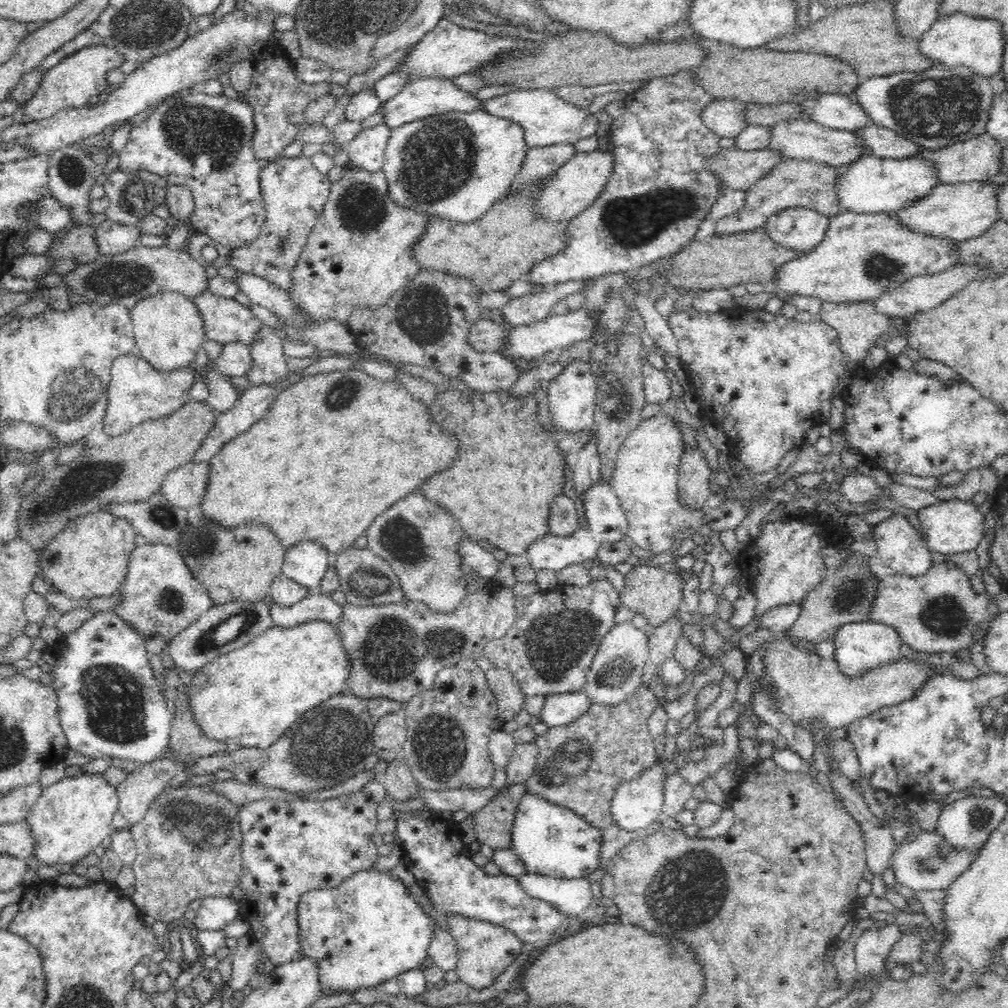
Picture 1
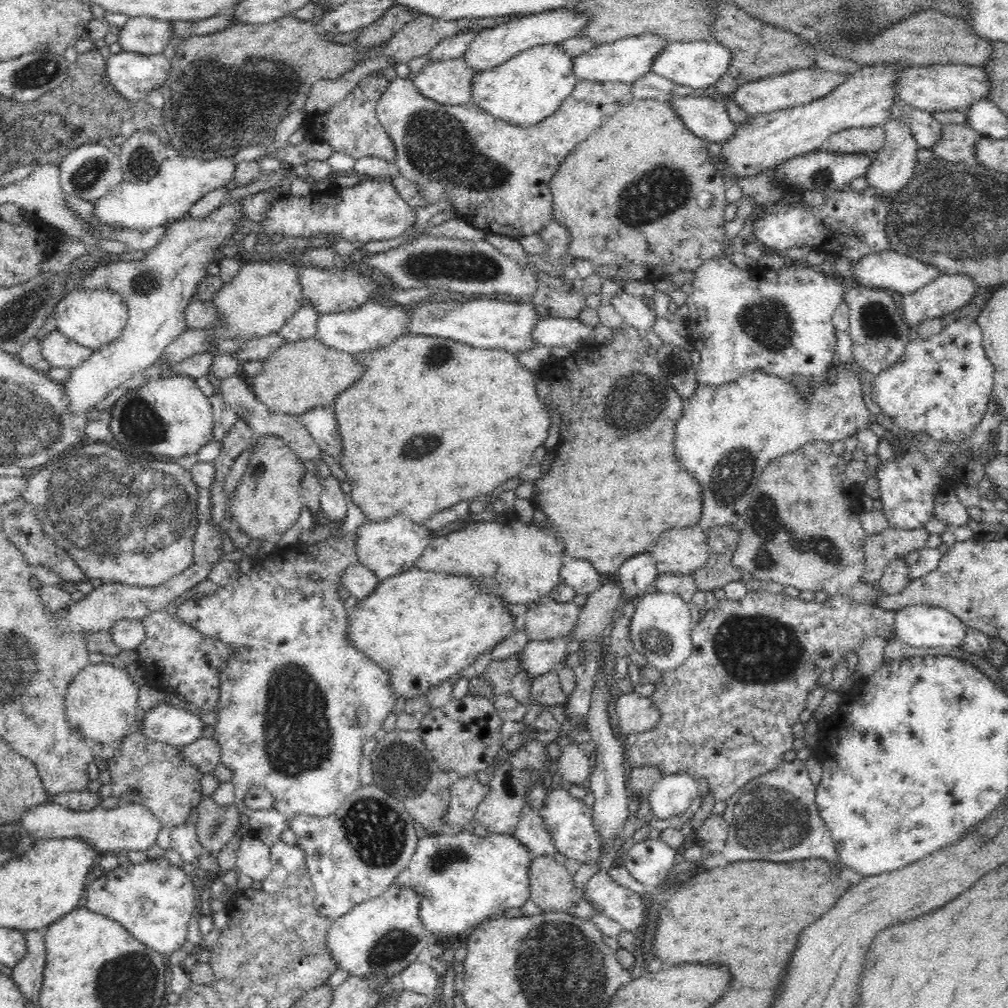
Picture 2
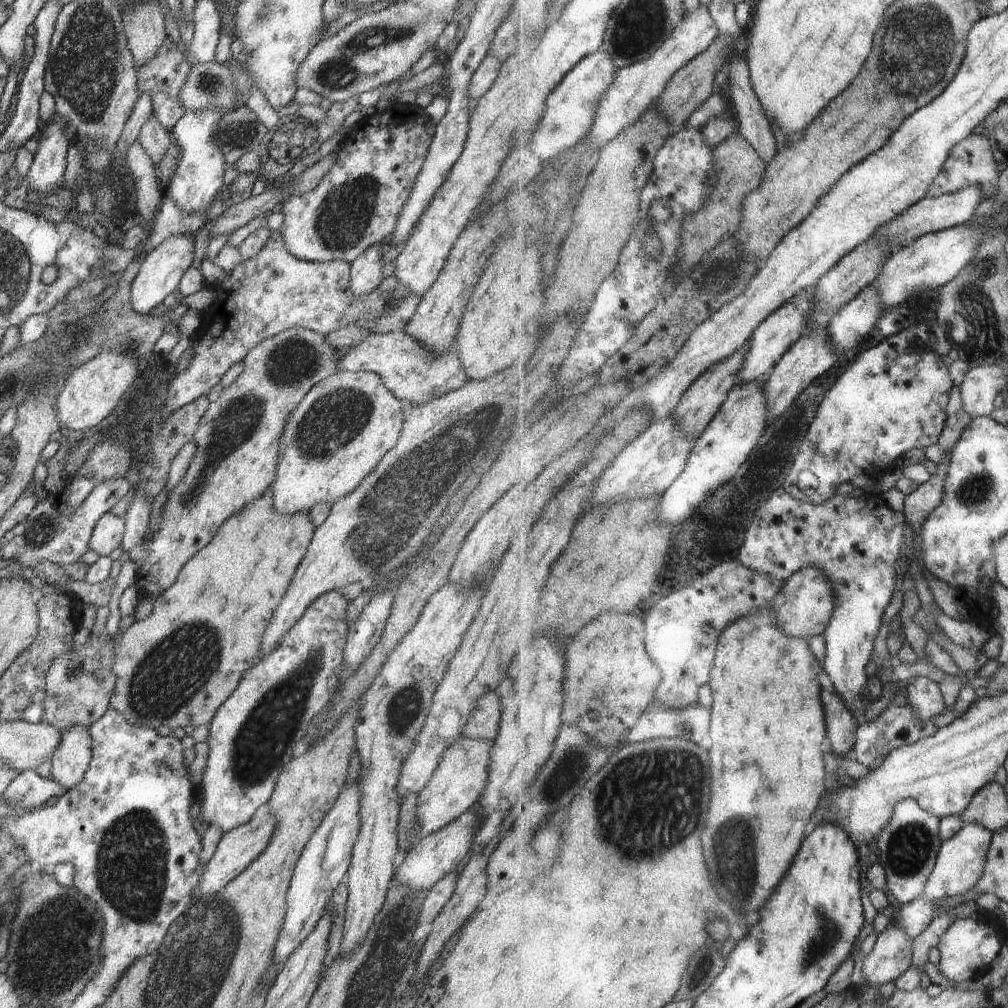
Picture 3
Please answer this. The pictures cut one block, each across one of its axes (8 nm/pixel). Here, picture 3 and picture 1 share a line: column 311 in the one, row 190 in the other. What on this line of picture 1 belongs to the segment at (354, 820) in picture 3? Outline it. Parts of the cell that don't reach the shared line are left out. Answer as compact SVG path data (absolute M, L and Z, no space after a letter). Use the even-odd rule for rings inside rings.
M863 155L856 162L840 167L836 193L840 197L840 206L845 210L860 214L889 213L914 204L918 198L930 194L938 184L938 169L934 161L918 157L890 159Z

